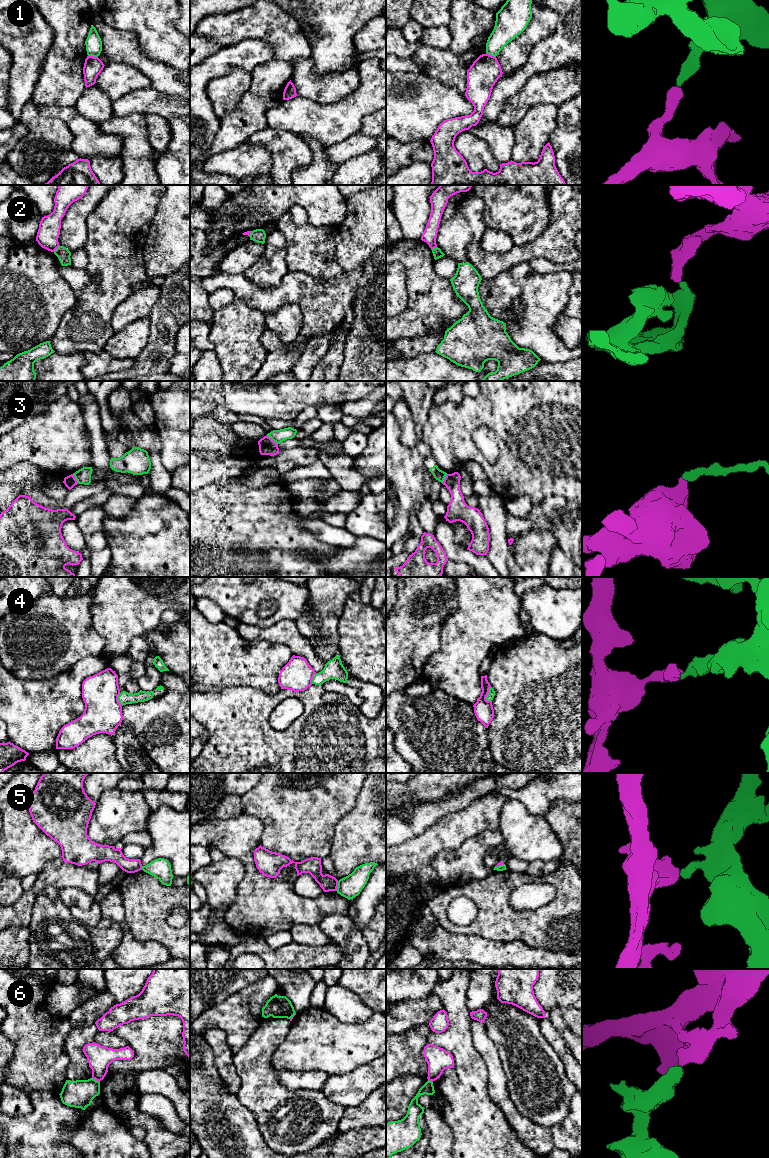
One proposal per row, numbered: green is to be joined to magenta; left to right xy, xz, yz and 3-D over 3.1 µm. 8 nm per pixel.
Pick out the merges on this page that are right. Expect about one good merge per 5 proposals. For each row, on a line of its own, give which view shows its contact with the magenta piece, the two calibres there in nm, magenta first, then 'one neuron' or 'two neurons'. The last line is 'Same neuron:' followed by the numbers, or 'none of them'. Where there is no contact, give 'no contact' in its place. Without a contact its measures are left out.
1: meets magenta in xy; 150 nm thick on the magenta side, 130 nm on the other; two neurons
2: meets magenta in xy; 180 nm thick on the magenta side, 110 nm on the other; two neurons
3: meets magenta in xz; 140 nm thick on the magenta side, 110 nm on the other; two neurons
4: meets magenta in yz; 160 nm thick on the magenta side, 60 nm on the other; two neurons
5: meets magenta in xz; 130 nm thick on the magenta side, 180 nm on the other; two neurons
6: meets magenta in xy; 190 nm thick on the magenta side, 220 nm on the other; two neurons
Same neuron: none of them

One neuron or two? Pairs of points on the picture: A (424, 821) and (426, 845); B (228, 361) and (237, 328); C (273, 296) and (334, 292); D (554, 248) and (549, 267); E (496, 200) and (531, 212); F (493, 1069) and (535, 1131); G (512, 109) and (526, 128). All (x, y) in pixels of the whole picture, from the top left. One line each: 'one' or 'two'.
A: two
B: one
C: one
D: two
E: one
F: one
G: two

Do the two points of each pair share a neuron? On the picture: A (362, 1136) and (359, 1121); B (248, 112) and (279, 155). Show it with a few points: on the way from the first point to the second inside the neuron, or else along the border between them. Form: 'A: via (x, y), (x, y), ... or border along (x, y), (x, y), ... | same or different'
A: border along (375, 1126), (340, 1131) | different
B: border along (268, 127), (255, 131), (246, 141) | different

